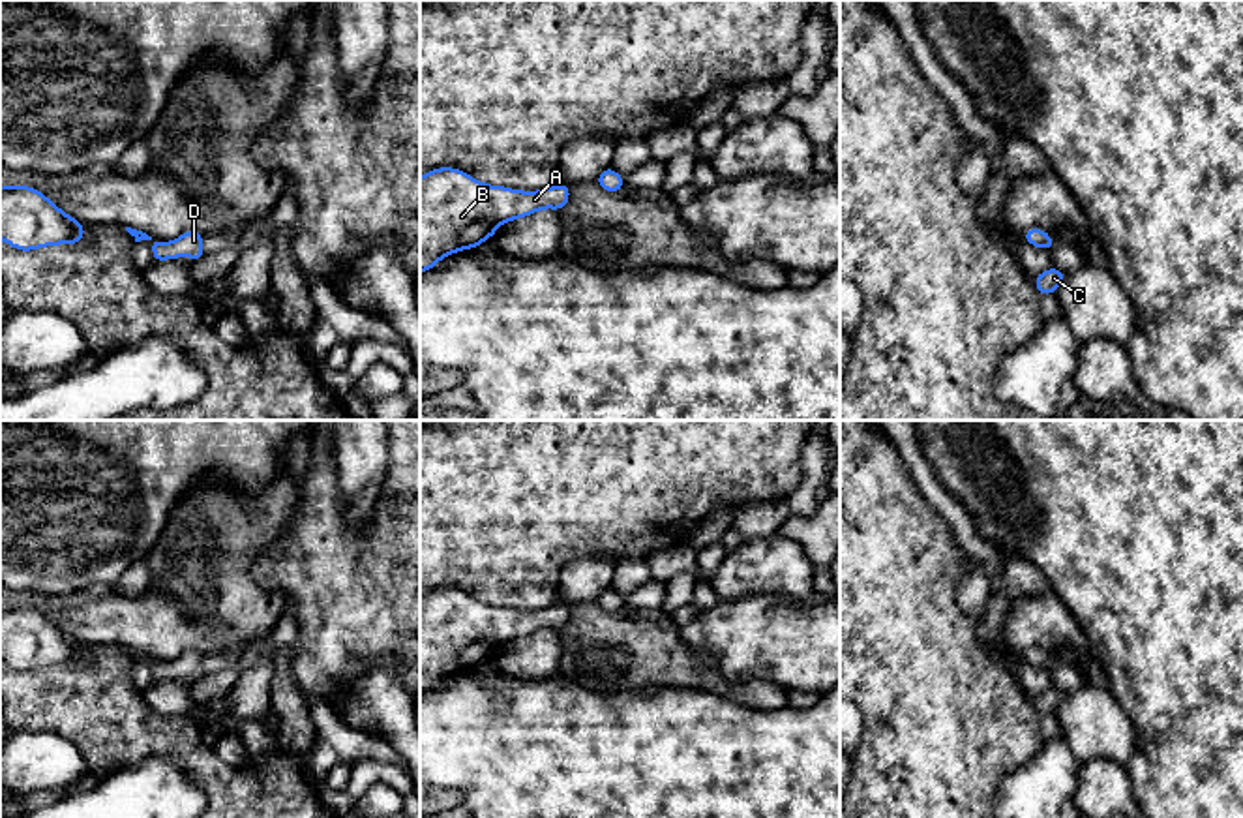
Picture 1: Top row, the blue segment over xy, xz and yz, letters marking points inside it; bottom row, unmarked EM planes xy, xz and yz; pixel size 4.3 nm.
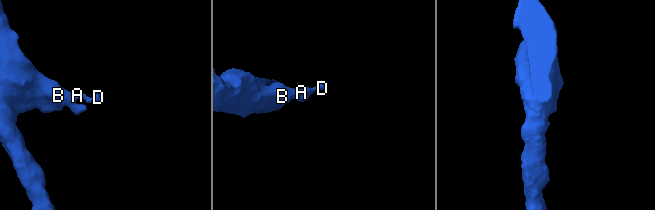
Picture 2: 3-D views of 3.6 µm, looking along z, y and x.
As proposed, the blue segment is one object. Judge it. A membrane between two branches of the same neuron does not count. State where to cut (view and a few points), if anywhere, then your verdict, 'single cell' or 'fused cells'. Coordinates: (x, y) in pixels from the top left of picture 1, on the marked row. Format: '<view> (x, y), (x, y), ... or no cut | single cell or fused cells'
no cut | single cell

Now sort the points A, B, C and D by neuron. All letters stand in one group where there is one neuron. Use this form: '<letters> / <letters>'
A B C D

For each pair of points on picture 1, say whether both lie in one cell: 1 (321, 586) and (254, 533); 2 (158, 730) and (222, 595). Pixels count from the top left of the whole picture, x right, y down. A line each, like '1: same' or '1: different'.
1: different
2: different

